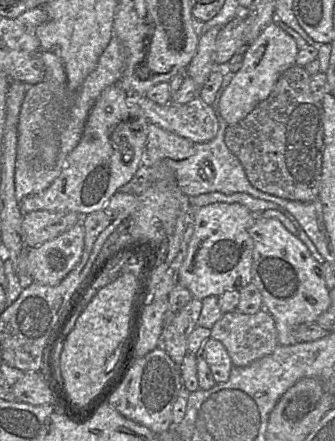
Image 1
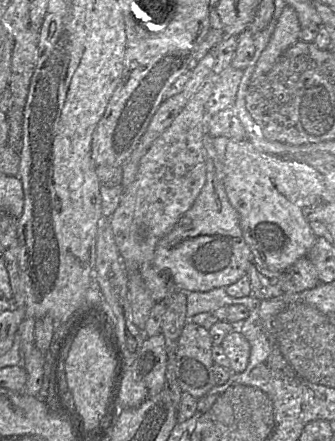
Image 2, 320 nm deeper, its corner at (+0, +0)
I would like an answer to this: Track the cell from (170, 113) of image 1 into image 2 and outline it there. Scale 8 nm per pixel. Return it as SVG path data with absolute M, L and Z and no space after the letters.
M229 66L220 76L216 77L215 86L206 104L208 117L221 110L233 108L242 76L242 70Z

